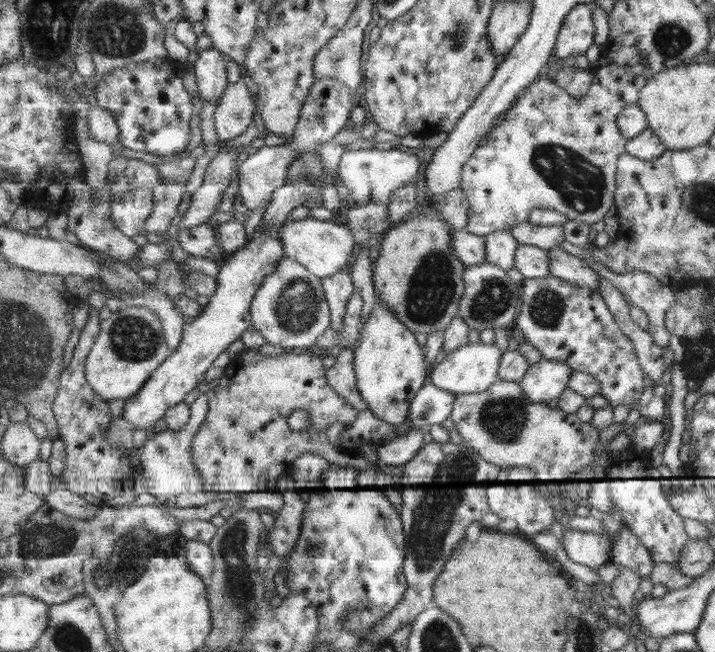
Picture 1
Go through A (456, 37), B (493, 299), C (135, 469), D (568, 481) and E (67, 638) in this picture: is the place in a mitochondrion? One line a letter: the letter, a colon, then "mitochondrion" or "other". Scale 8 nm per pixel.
A: mitochondrion
B: mitochondrion
C: other
D: other
E: mitochondrion

